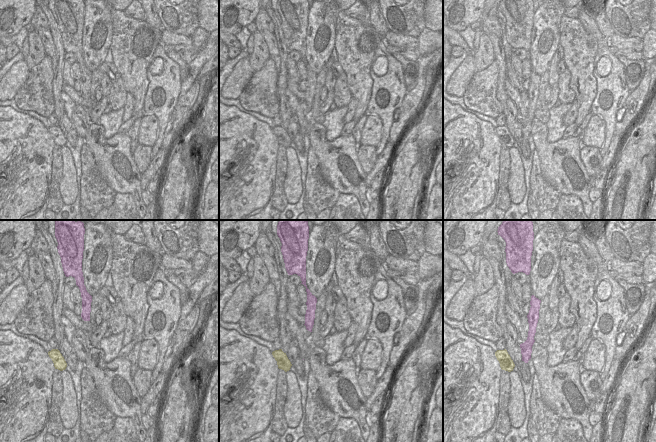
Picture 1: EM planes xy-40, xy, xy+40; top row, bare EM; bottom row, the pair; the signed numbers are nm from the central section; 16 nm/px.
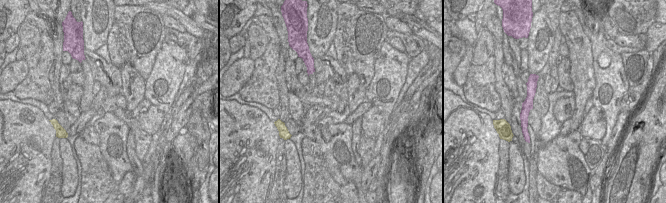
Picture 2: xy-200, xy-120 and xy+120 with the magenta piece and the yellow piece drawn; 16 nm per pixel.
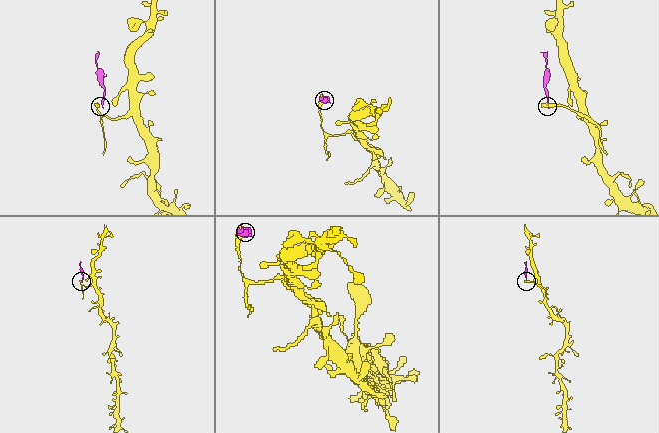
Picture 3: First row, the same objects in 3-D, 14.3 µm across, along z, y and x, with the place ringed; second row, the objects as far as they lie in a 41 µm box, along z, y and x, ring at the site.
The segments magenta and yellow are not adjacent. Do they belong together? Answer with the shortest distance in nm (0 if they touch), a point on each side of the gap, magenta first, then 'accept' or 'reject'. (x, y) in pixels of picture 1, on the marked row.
140 nm apart; from magenta across xy+40 (522, 360), (514, 364); reject

